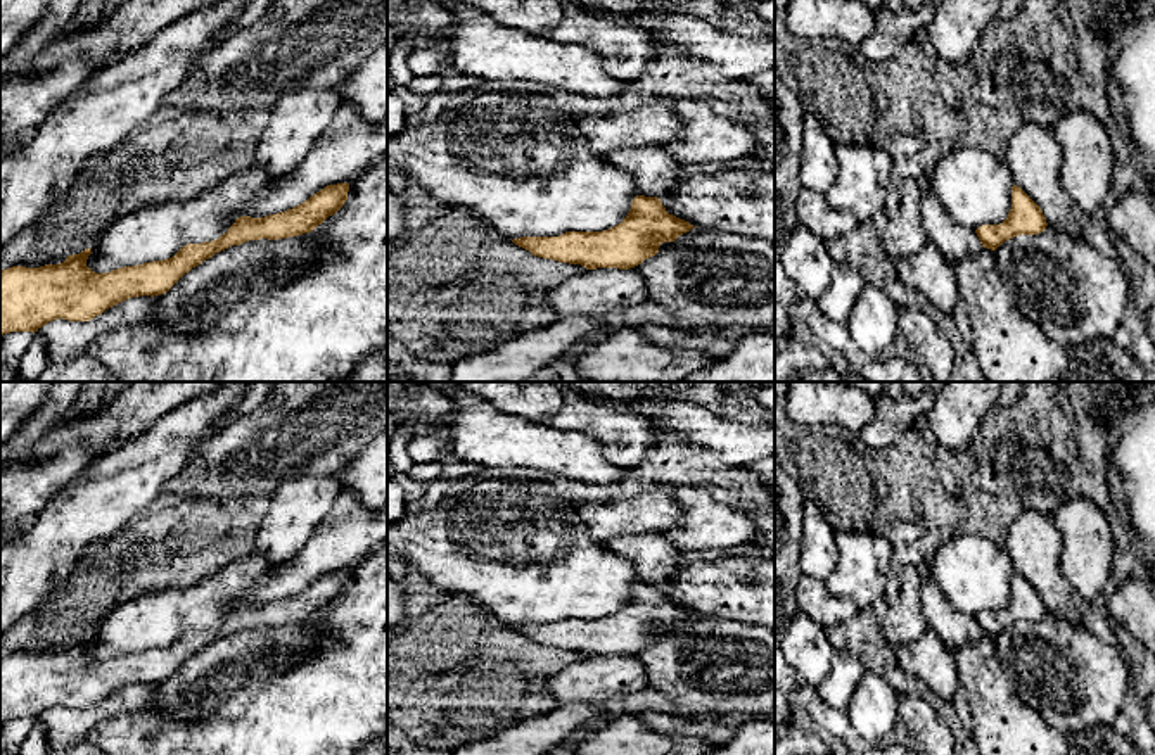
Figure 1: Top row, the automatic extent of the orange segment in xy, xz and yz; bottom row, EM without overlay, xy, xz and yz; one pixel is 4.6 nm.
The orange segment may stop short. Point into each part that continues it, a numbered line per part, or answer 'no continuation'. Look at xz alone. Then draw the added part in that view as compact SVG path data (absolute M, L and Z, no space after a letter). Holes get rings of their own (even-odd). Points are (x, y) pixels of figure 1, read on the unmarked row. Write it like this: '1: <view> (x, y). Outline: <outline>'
no continuation

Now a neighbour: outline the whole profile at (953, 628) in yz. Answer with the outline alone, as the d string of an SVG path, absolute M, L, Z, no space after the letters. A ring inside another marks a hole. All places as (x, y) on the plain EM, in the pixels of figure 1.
M928 563L922 565L922 610L942 644L954 655L967 641L975 641L982 631L975 620L956 610L942 594L941 587L930 574Z

